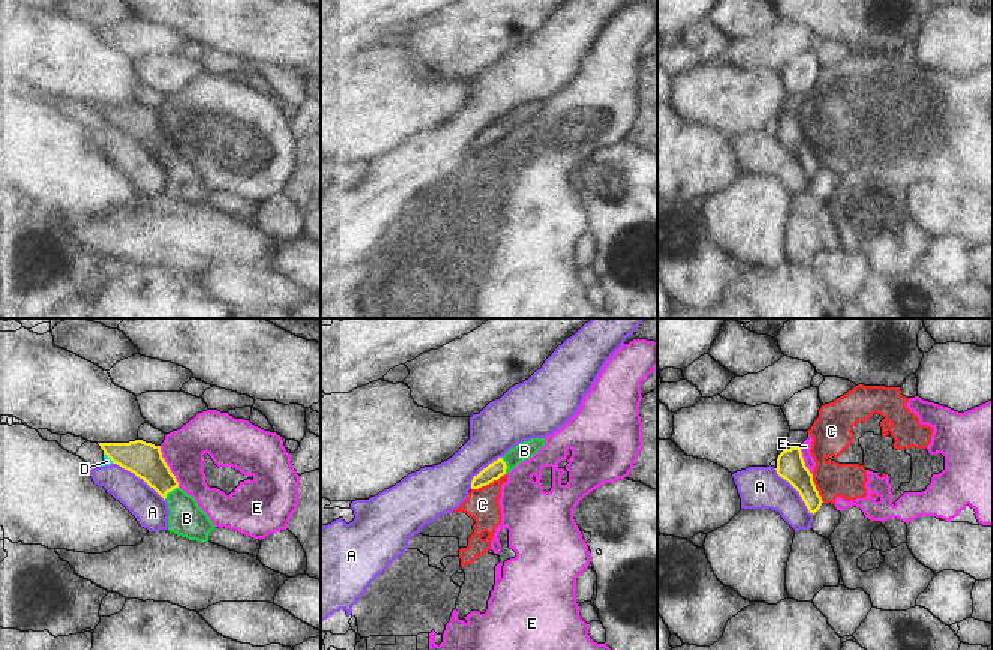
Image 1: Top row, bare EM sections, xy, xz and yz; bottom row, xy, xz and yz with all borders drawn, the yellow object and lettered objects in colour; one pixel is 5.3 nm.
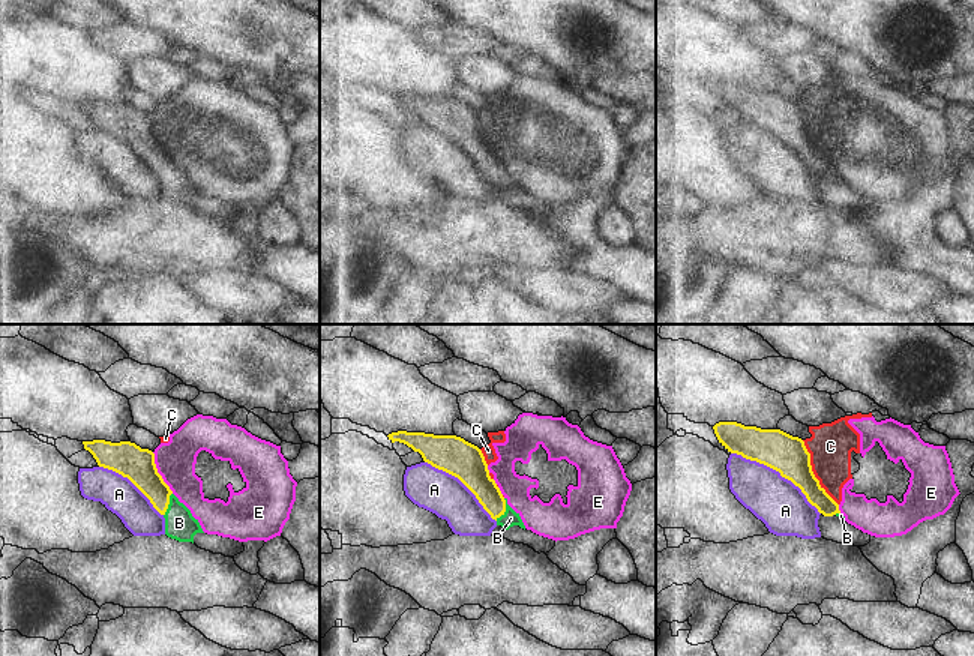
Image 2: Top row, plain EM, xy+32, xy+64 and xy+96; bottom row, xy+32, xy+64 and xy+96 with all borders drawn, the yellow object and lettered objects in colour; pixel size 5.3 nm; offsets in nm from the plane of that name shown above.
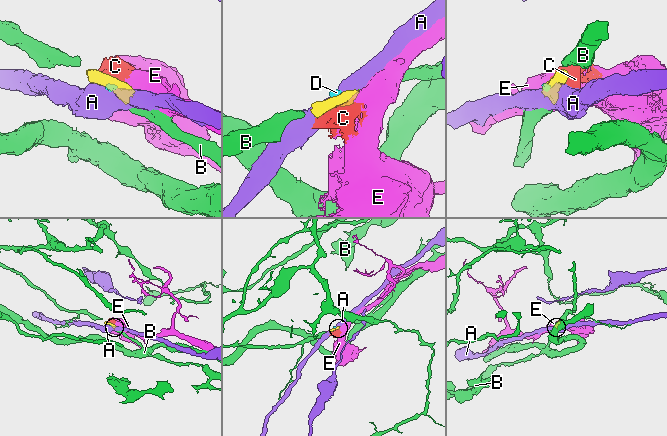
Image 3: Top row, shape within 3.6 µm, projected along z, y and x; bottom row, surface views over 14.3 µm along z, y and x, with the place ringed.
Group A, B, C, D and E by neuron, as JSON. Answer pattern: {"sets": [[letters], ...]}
{"sets": [["A"], ["B"], ["C", "E"], ["D"]]}

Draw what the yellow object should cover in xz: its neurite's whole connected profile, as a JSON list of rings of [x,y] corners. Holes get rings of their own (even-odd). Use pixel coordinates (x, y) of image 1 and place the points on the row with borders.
[[[531,438],[516,444],[502,458],[498,458],[474,476],[471,480],[471,489],[478,489],[494,480],[498,480],[501,476],[508,474],[522,461],[532,458],[544,446],[544,443],[544,438]]]

